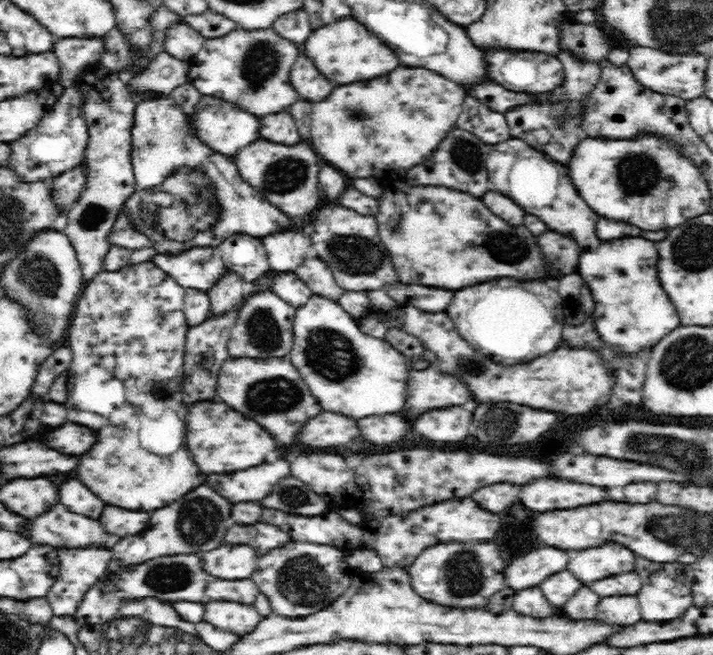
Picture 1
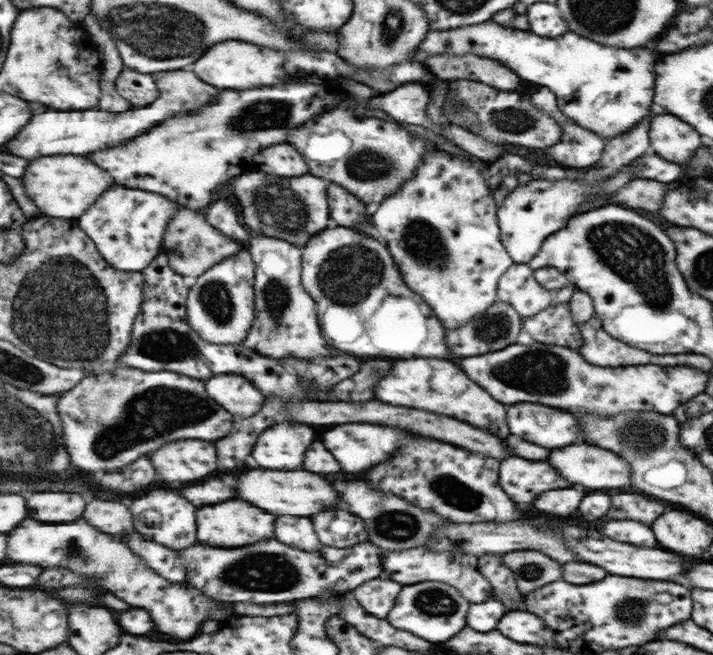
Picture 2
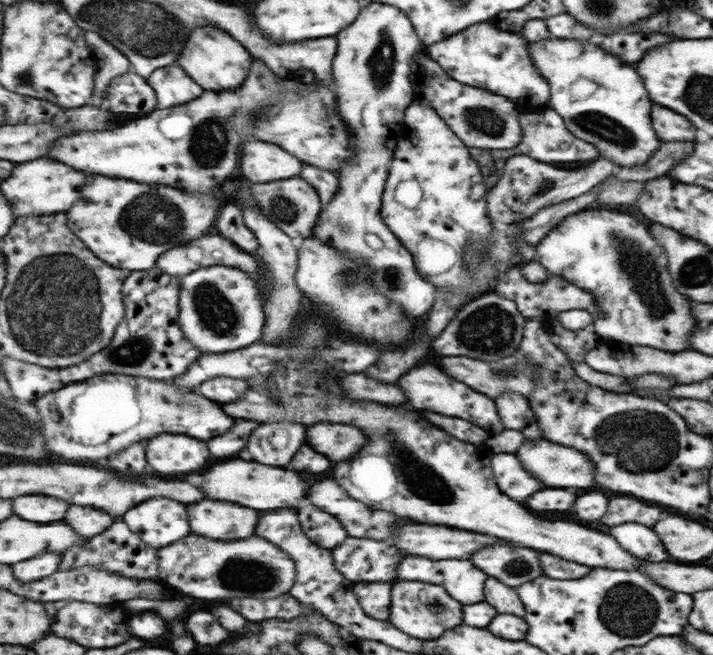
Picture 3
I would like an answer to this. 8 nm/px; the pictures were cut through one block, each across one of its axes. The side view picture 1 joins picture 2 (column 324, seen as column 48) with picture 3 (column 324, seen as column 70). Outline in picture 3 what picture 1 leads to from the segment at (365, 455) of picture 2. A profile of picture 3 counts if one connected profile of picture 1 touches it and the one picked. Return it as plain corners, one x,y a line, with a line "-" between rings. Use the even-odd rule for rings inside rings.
315,424
307,428
307,444
339,462
339,460
347,460
351,454
355,454
361,444
365,442
365,436
359,428
353,426
343,426
343,424

